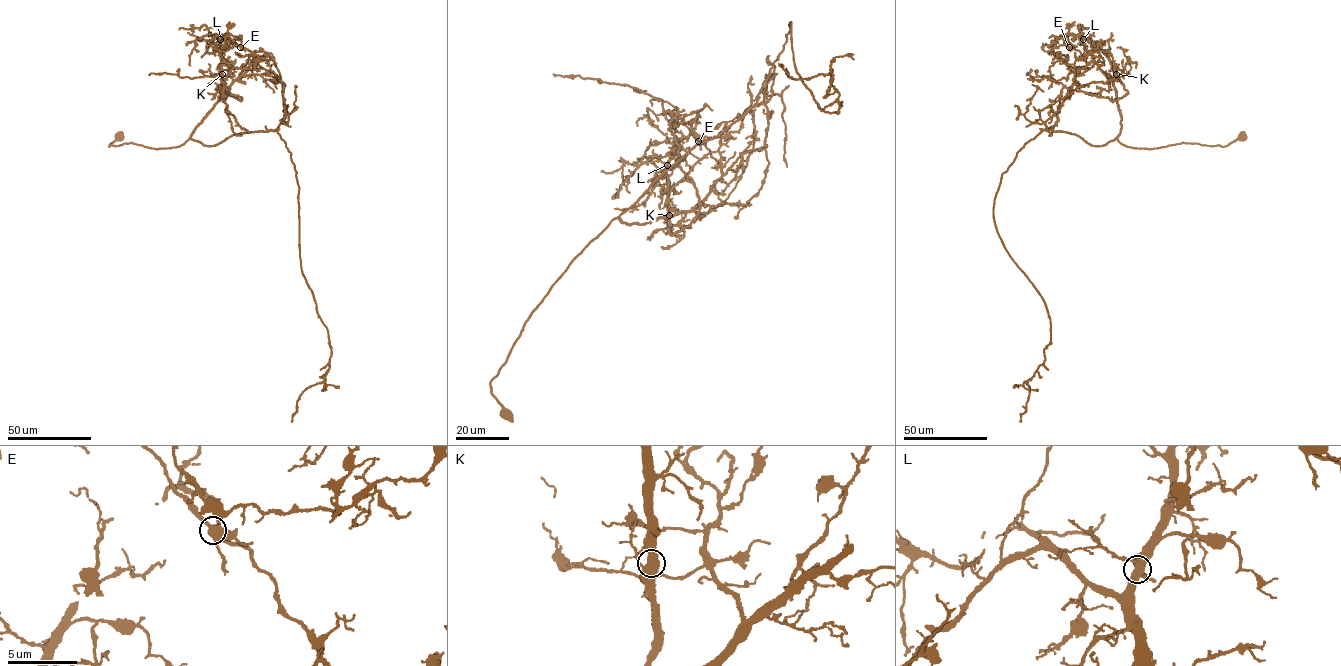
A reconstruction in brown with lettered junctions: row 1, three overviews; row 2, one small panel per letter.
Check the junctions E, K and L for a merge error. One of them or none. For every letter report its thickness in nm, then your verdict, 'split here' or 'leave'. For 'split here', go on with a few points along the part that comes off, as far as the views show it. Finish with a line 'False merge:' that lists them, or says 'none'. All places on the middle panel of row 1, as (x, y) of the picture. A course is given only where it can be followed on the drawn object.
E: calibre 500 nm; split here; course (698, 141), (694, 133), (677, 138), (666, 168), (672, 235), (700, 207), (663, 103), (627, 85), (553, 73)
K: calibre 550 nm; leave
L: calibre 500 nm; leave
False merge: E

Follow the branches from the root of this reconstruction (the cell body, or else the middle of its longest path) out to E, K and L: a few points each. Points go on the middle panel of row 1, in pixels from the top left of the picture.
E: (504, 415), (490, 381), (570, 263), (615, 218), (645, 224), (692, 211), (721, 177), (719, 163), (698, 141)
K: (504, 415), (490, 381), (570, 263), (615, 218), (645, 224), (686, 213), (679, 225), (669, 215)
L: (504, 415), (490, 381), (570, 263), (615, 218), (645, 224), (685, 212), (679, 225), (665, 217), (667, 165)

